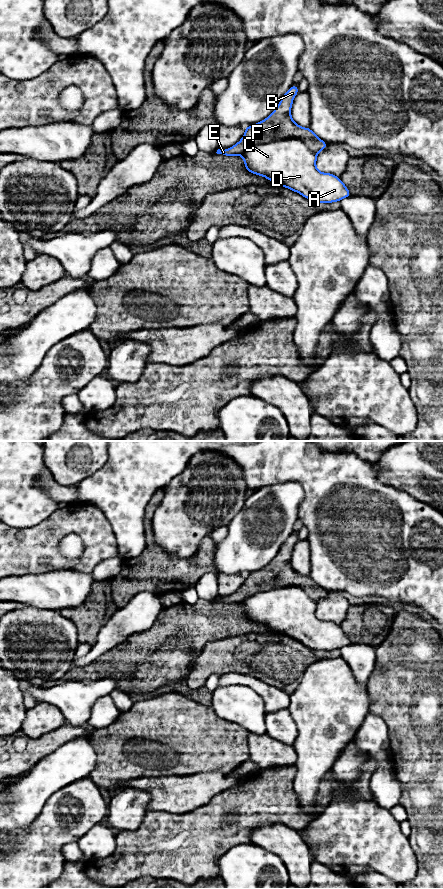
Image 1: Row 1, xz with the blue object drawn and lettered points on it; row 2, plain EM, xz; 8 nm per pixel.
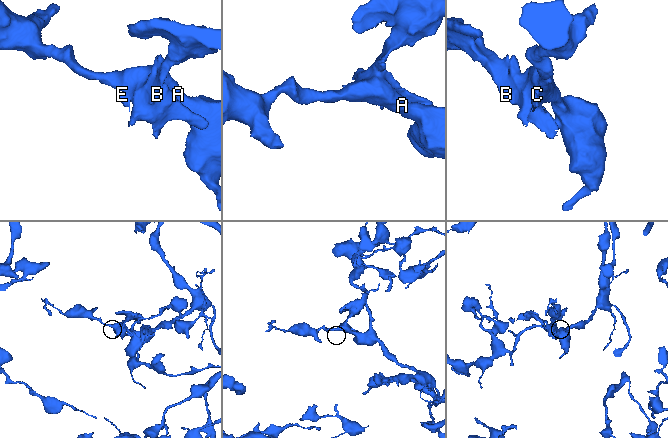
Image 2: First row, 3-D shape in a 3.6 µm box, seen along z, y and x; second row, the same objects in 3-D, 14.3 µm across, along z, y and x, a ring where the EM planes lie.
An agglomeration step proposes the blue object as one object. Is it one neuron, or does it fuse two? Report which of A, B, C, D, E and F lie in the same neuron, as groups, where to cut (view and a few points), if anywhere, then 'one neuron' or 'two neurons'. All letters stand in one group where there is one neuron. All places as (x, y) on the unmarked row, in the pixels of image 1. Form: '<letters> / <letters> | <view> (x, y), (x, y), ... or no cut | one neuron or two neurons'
A C D / B E F | xz (240, 602), (265, 590), (284, 586), (298, 586), (316, 603) | two neurons

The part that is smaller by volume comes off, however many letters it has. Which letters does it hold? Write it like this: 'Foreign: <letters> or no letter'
Foreign: B, E, F

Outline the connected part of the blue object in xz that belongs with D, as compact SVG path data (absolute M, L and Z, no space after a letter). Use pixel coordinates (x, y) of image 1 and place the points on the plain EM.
M299 587L265 590L241 604L248 620L263 624L308 648L324 652L351 644L339 625L316 616L317 603Z

